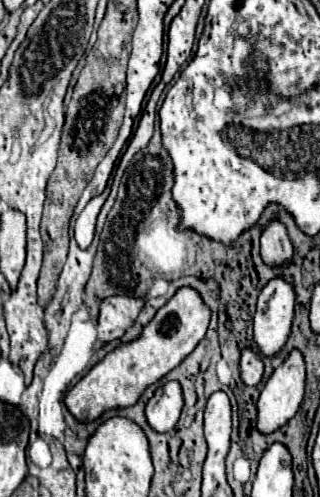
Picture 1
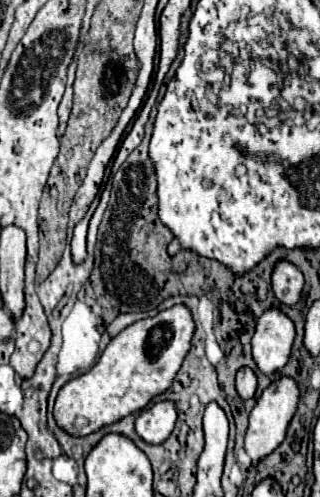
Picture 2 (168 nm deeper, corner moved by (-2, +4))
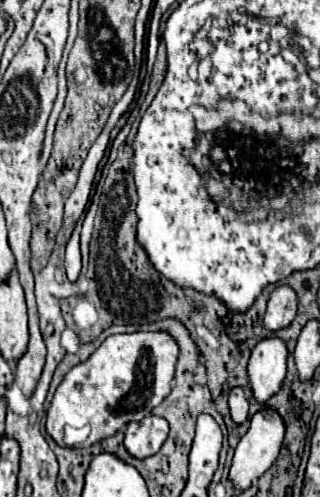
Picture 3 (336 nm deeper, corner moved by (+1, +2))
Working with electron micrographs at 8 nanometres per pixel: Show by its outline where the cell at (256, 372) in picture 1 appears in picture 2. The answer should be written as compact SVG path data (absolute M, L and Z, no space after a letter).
M243 366L237 372L237 392L243 400L247 400L247 398L255 396L255 390L257 390L257 376L255 376L253 368Z

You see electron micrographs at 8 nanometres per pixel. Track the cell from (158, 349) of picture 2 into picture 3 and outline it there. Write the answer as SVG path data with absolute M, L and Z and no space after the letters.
M136 332L108 336L88 360L76 364L58 386L48 408L46 432L58 446L64 446L64 428L90 426L84 448L92 446L116 432L128 422L138 422L152 412L168 394L174 380L178 344L168 332Z

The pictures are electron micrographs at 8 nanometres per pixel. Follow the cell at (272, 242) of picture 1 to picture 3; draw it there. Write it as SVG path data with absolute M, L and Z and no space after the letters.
M278 286L268 300L264 328L270 332L278 332L290 326L296 316L296 308L298 308L296 292L292 292L290 286Z

